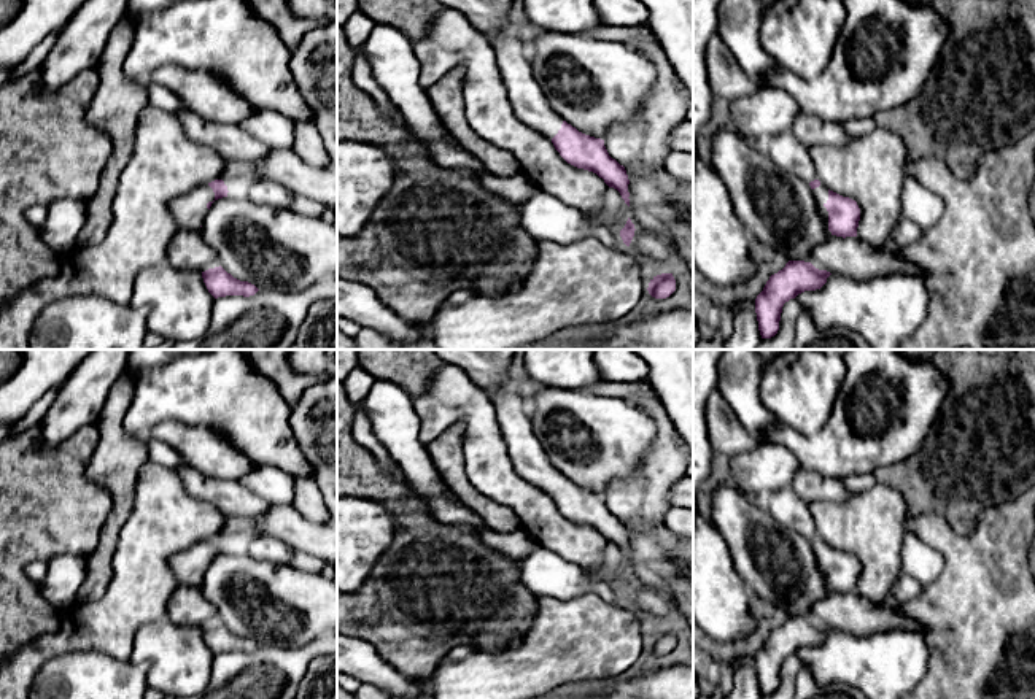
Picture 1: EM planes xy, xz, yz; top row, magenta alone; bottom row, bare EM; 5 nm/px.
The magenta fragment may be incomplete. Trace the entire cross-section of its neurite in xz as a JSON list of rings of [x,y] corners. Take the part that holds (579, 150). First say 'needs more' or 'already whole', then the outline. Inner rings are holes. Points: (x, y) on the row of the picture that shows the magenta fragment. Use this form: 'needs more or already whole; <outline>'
already whole; [[[563,121],[552,143],[568,164],[596,173],[609,187],[617,189],[630,207],[626,170],[609,156],[604,140],[585,135]]]

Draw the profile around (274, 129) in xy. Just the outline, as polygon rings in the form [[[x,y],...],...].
[[[256,110],[238,124],[240,129],[261,140],[270,149],[293,149],[296,124],[273,110]]]

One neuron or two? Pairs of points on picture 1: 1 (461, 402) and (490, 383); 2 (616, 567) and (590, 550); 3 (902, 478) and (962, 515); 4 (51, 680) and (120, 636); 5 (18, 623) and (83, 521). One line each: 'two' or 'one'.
1: two
2: one
3: one
4: two
5: one

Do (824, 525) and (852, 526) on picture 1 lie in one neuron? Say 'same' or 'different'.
same

